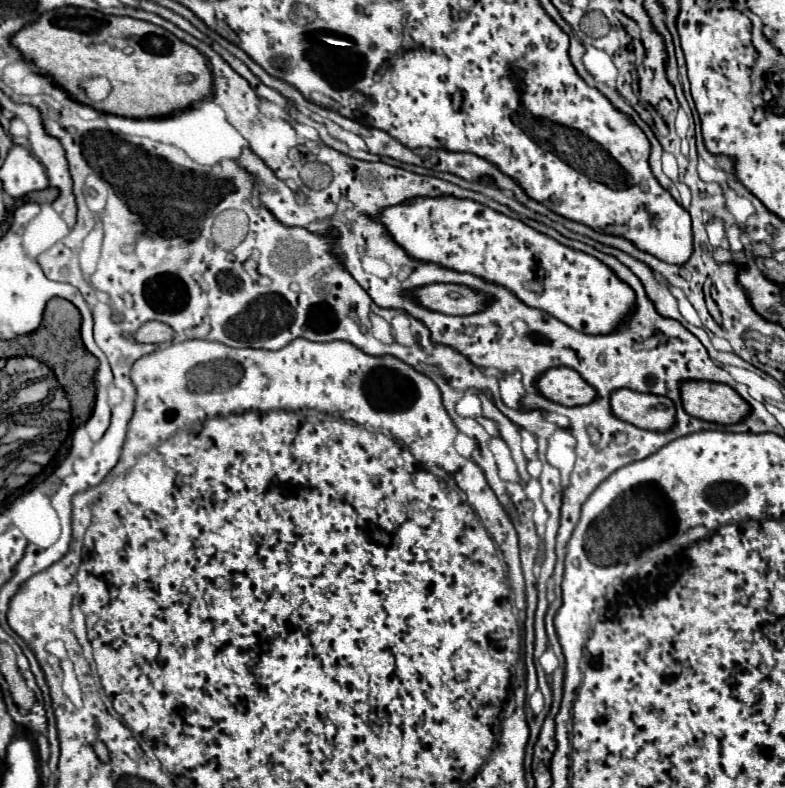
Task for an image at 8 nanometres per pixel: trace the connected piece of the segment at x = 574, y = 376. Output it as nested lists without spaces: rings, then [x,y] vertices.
[[[556,367],[544,371],[536,379],[538,393],[558,405],[586,405],[596,397],[596,391],[574,371],[568,367]]]

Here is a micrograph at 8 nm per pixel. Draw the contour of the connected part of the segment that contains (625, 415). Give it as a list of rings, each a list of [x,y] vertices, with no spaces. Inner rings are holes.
[[[616,389],[610,397],[612,413],[640,429],[668,431],[674,425],[674,403],[668,397]]]

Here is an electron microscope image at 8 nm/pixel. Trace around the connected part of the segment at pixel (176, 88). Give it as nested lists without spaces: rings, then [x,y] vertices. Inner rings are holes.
[[[66,5],[42,13],[36,21],[32,21],[32,25],[20,29],[20,33],[12,37],[12,47],[18,49],[20,55],[30,61],[38,71],[42,71],[54,85],[62,87],[74,101],[94,107],[100,113],[112,113],[122,117],[164,117],[168,113],[186,109],[188,105],[202,101],[212,93],[212,71],[202,53],[198,53],[194,47],[180,41],[166,29],[132,17],[112,17],[100,11],[76,9],[72,5]],[[98,75],[108,77],[112,89],[104,101],[94,103],[78,89],[78,83],[84,77]]]

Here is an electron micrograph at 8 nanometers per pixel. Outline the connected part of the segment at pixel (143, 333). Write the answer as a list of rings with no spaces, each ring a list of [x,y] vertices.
[[[148,321],[148,323],[144,323],[136,331],[136,335],[134,335],[136,343],[156,343],[156,345],[168,343],[168,341],[172,341],[172,337],[174,337],[174,331],[168,325],[160,323],[160,321]]]

